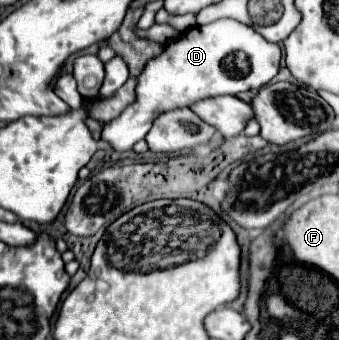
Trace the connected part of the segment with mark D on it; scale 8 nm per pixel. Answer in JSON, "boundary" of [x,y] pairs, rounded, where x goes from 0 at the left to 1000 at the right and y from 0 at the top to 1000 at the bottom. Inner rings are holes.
{"boundary":[[[634,59],[605,76],[558,82],[463,171],[440,176],[404,235],[398,300],[381,306],[339,353],[304,371],[304,412],[327,418],[345,447],[386,441],[398,418],[422,412],[463,341],[493,324],[546,318],[581,294],[628,282],[699,282],[705,271],[764,265],[823,212],[829,147],[788,124],[764,94],[699,59]],[[687,159],[687,176],[670,165]],[[717,188],[717,194],[711,194]]]}

